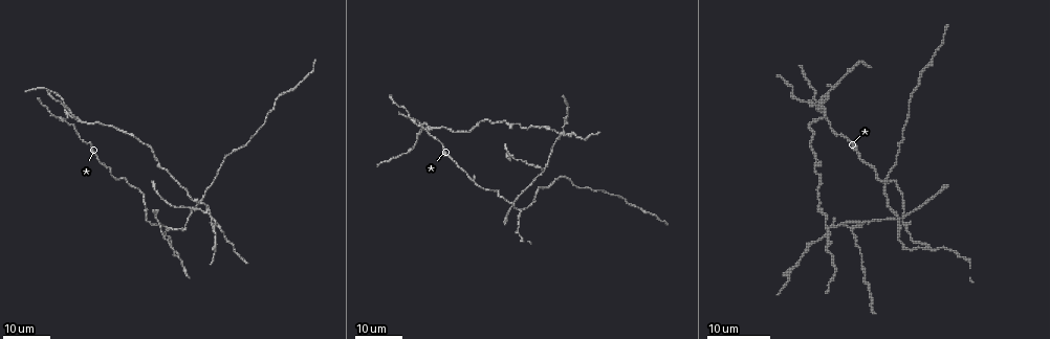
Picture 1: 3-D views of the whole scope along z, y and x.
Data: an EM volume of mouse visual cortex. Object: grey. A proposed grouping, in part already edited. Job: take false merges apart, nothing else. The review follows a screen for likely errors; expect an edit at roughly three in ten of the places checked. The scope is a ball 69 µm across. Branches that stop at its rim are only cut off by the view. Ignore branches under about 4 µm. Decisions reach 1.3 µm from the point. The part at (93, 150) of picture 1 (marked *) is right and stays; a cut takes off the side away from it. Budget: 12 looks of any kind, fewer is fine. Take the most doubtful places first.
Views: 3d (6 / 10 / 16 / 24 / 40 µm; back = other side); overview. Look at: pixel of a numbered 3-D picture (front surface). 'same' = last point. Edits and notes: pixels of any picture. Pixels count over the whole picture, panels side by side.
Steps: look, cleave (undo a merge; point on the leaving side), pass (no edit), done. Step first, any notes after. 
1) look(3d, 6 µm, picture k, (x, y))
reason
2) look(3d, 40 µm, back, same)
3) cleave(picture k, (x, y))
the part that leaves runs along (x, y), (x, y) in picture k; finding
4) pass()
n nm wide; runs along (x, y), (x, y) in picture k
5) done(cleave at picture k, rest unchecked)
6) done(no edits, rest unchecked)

look(3d, 16 µm, picture 1, (829, 226))
looks like a crossing

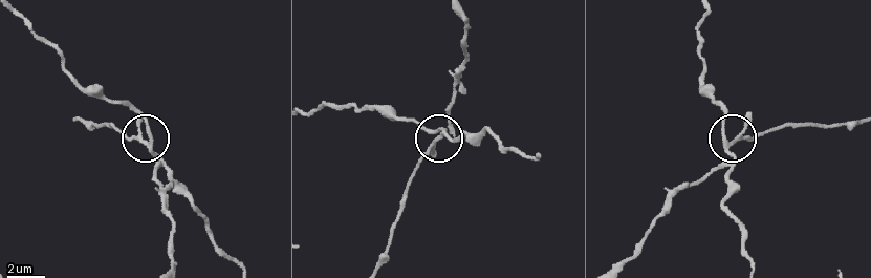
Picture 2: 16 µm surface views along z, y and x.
look(3d, 6 µm, picture 2, (728, 145))
closer look

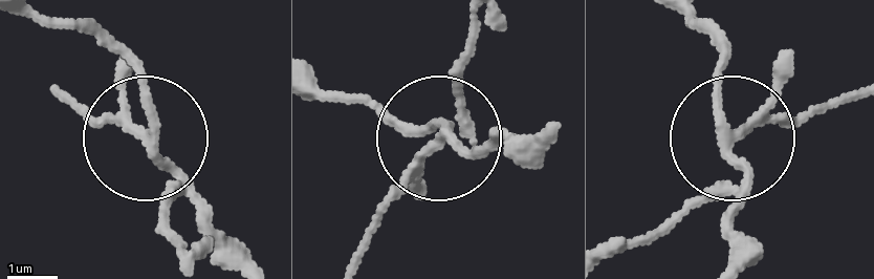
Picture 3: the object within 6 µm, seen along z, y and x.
cleave(picture 3, (167, 219))
4 arms; the part that leaves runs along (176, 191), (164, 220), (184, 266) in picture 3; two cells meet here

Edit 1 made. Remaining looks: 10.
look(3d, 16 µm, picture 1, (74, 119))

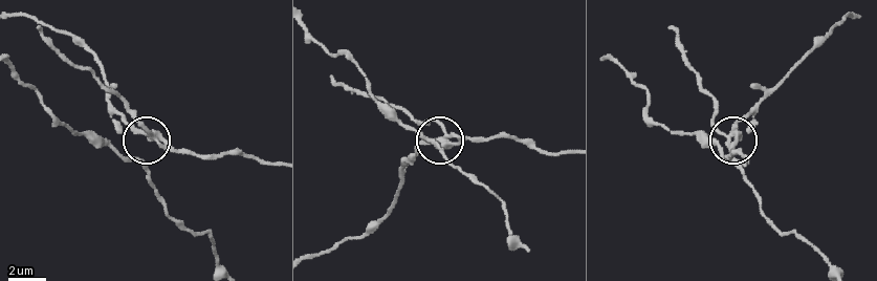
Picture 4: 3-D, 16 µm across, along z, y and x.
look(3d, 6 µm, picture 4, (732, 133))
closer look

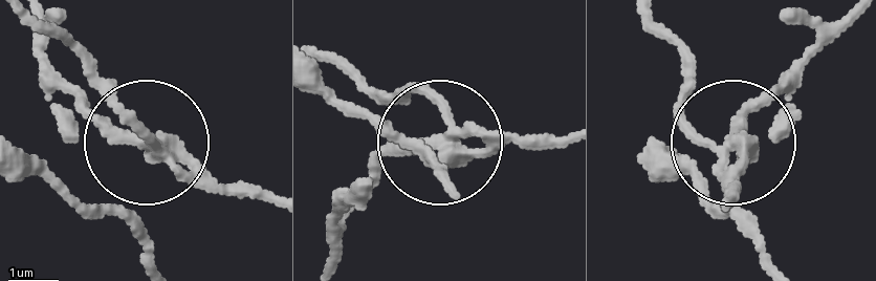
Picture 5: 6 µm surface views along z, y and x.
cleave(picture 5, (122, 117))
the part that leaves runs along (157, 154), (37, 20) in picture 5; two cells meet here

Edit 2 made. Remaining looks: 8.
look(overview)

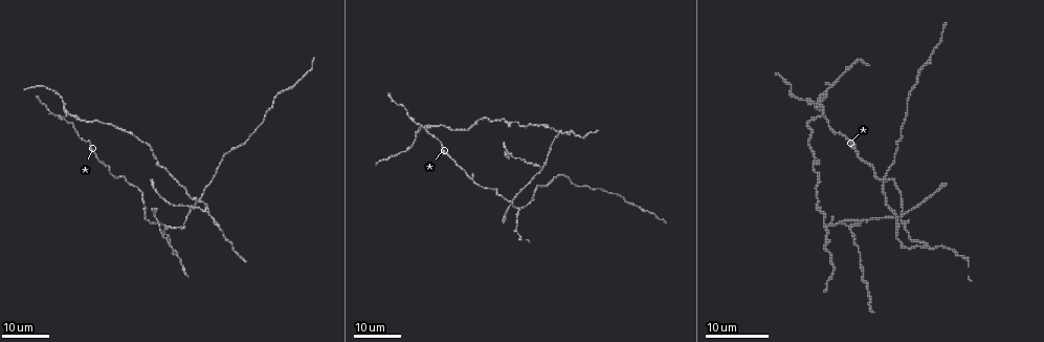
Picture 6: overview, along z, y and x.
look(3d, 16 µm, picture 6, (852, 231))
small branch off a trunk

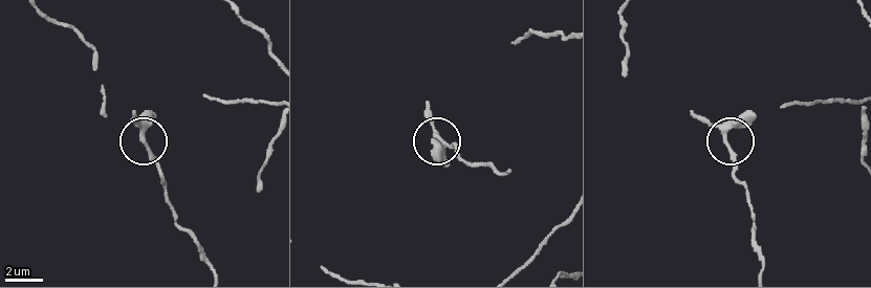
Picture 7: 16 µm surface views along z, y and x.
look(3d, 6 µm, picture 7, (436, 136))

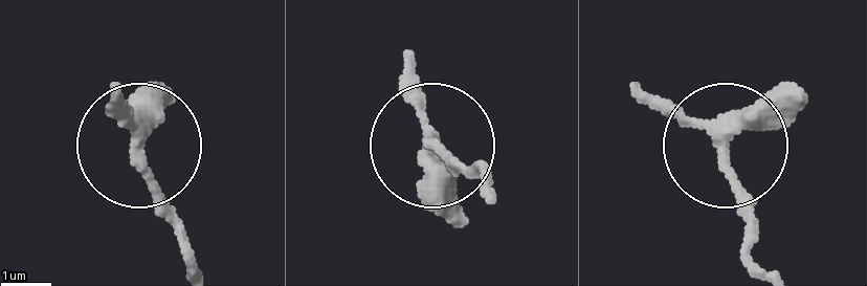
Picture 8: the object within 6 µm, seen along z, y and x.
pass()
3 arms; all the same cell

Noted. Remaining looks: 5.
look(3d, 24 µm, picture 6, (929, 248))
arms part here

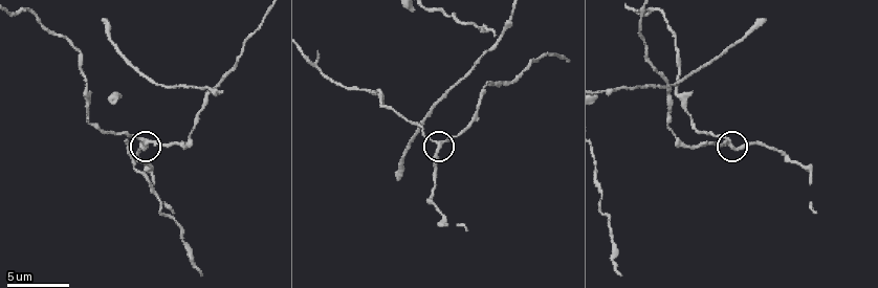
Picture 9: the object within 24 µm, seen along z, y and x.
look(3d, 6 µm, picture 9, (440, 146))

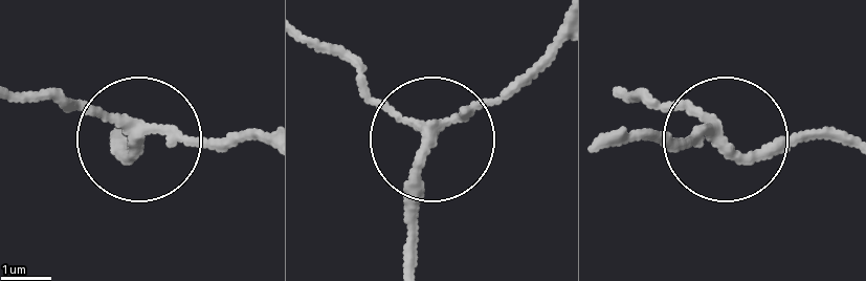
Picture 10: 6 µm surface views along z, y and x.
look(3d, 6 µm, back, picture 10, (428, 134))

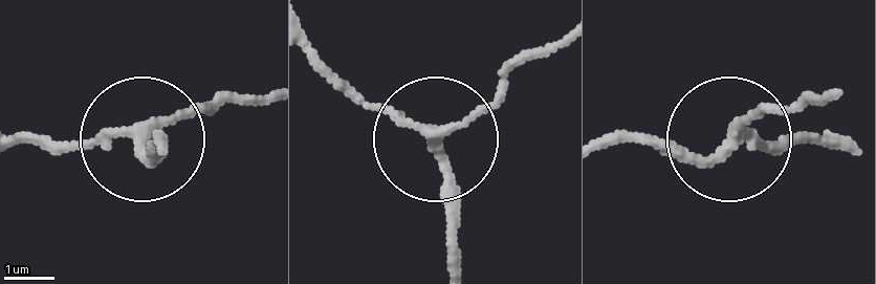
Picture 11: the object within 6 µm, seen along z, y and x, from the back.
pass()
side arm 12 µm; runs along (833, 93), (770, 106), (696, 151), (599, 139) in picture 11; all the same cell

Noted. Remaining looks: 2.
look(3d, 16 µm, picture 9, (320, 73))
sudden change in width

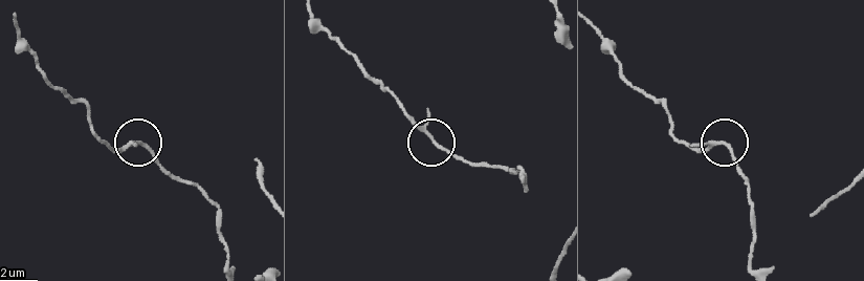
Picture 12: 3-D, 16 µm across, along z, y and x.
pass()
160 nm wide; runs along (599, 36), (679, 137), (725, 144), (744, 173) in picture 12; one cell here

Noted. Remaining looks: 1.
look(3d, 10 µm, picture 9, (379, 90))
sudden change in width

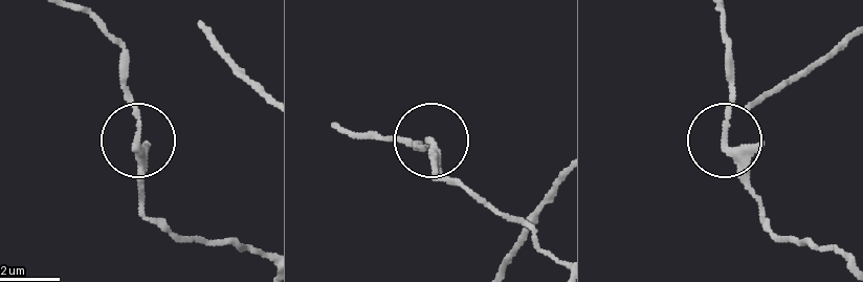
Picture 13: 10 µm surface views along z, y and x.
pass()
220 nm wide; runs along (720, 11), (732, 56), (725, 146), (759, 196) in picture 13; one cell here

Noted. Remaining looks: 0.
done(cleave at picture 3, cleave at picture 5, rest unchecked)

